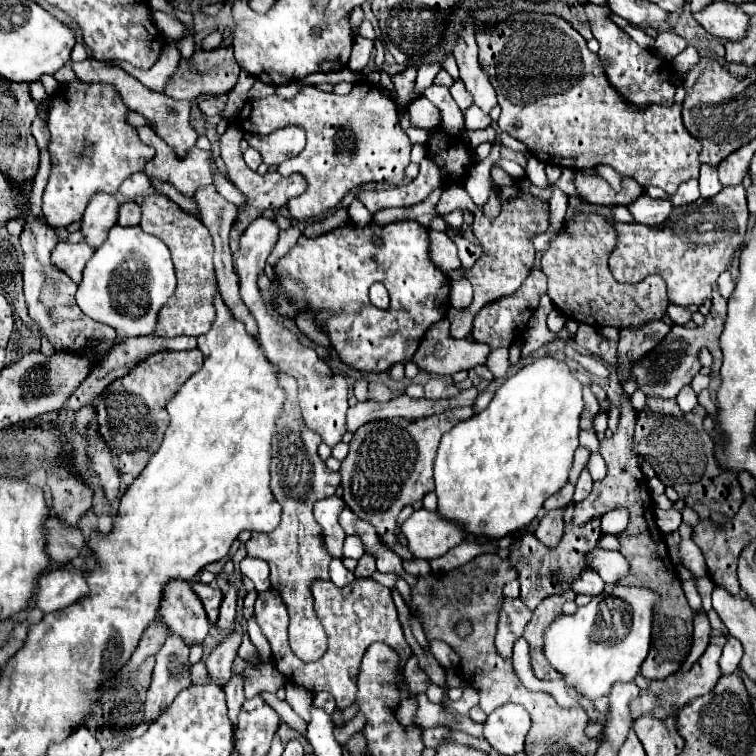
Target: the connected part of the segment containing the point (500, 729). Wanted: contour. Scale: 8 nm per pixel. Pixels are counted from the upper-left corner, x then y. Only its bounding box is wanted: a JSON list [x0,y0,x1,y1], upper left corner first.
[484,703,531,754]

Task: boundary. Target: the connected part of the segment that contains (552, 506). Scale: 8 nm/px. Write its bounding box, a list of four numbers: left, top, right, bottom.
[544,482,574,512]

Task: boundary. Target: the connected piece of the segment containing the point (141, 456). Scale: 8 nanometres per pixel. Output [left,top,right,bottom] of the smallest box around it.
[96,352,202,476]

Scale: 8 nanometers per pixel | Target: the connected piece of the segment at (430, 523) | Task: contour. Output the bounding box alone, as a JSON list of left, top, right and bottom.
[402,508,466,560]

